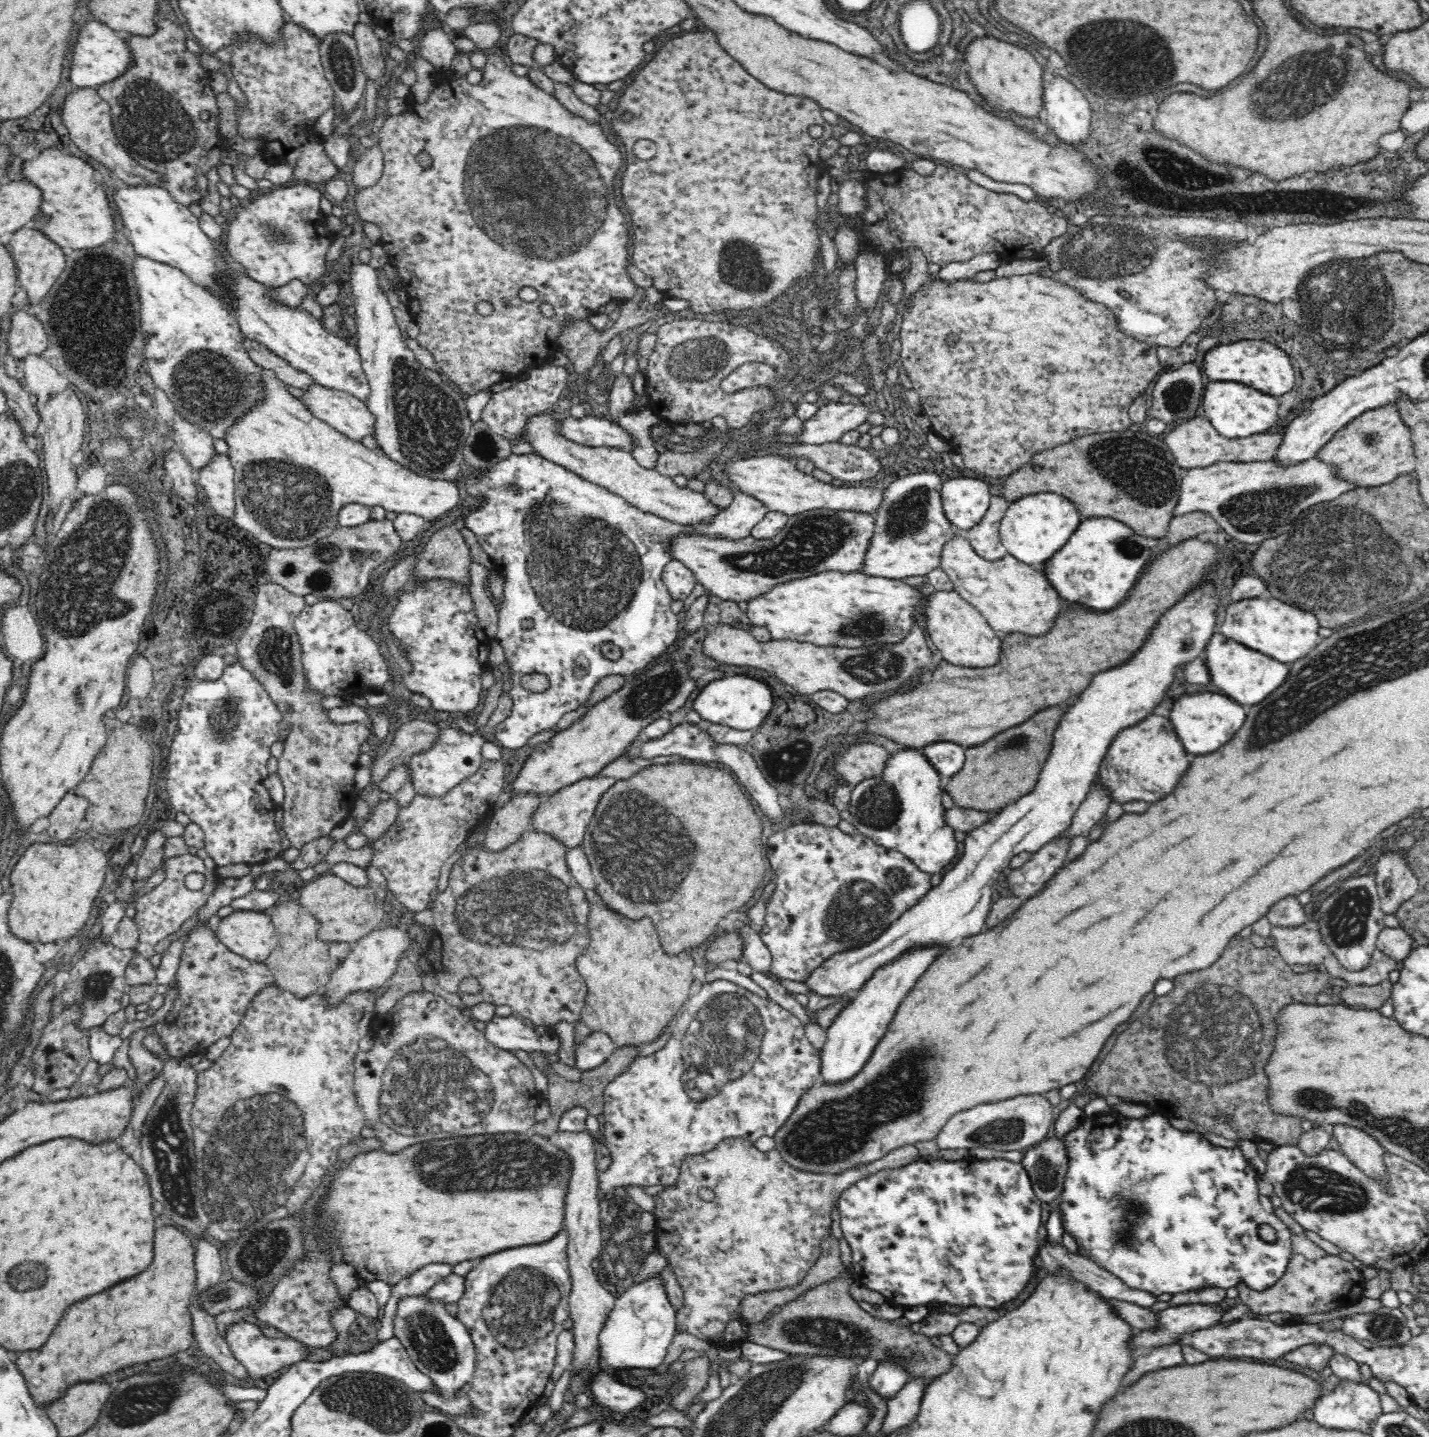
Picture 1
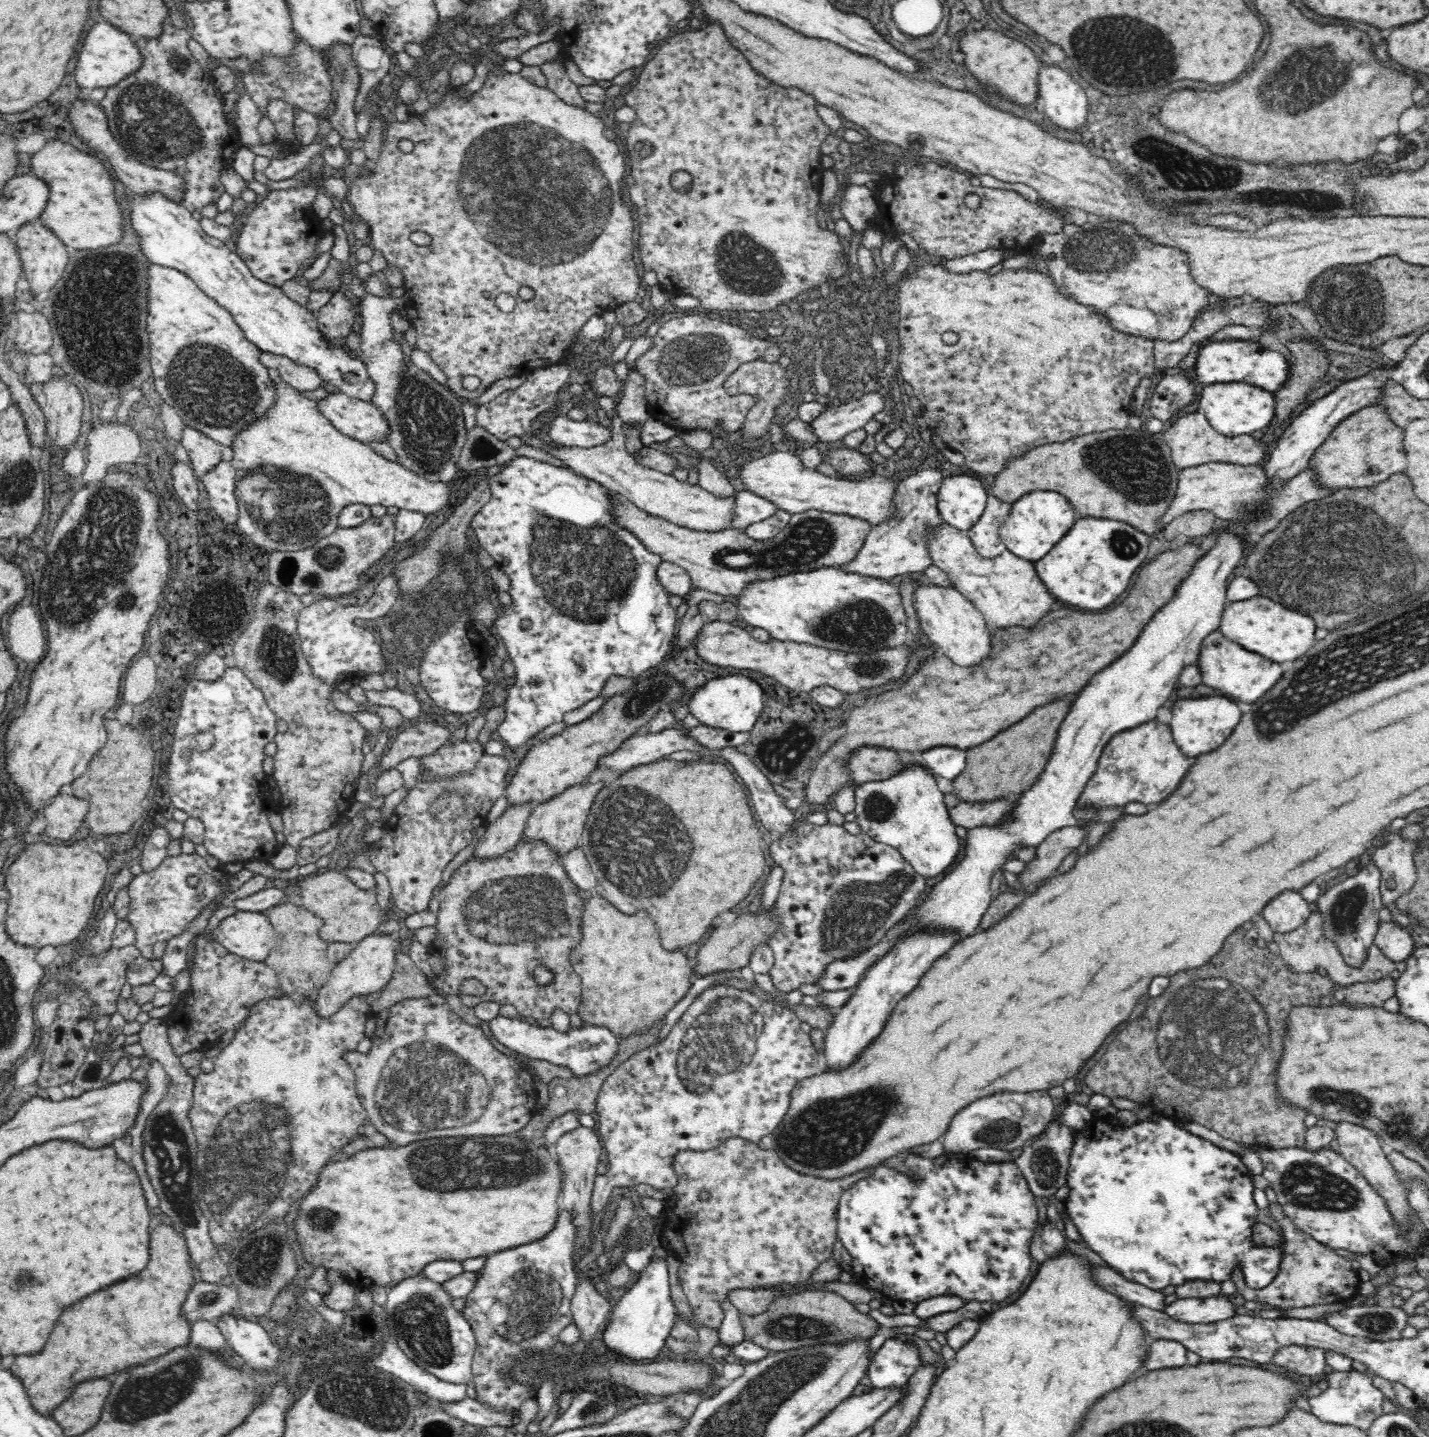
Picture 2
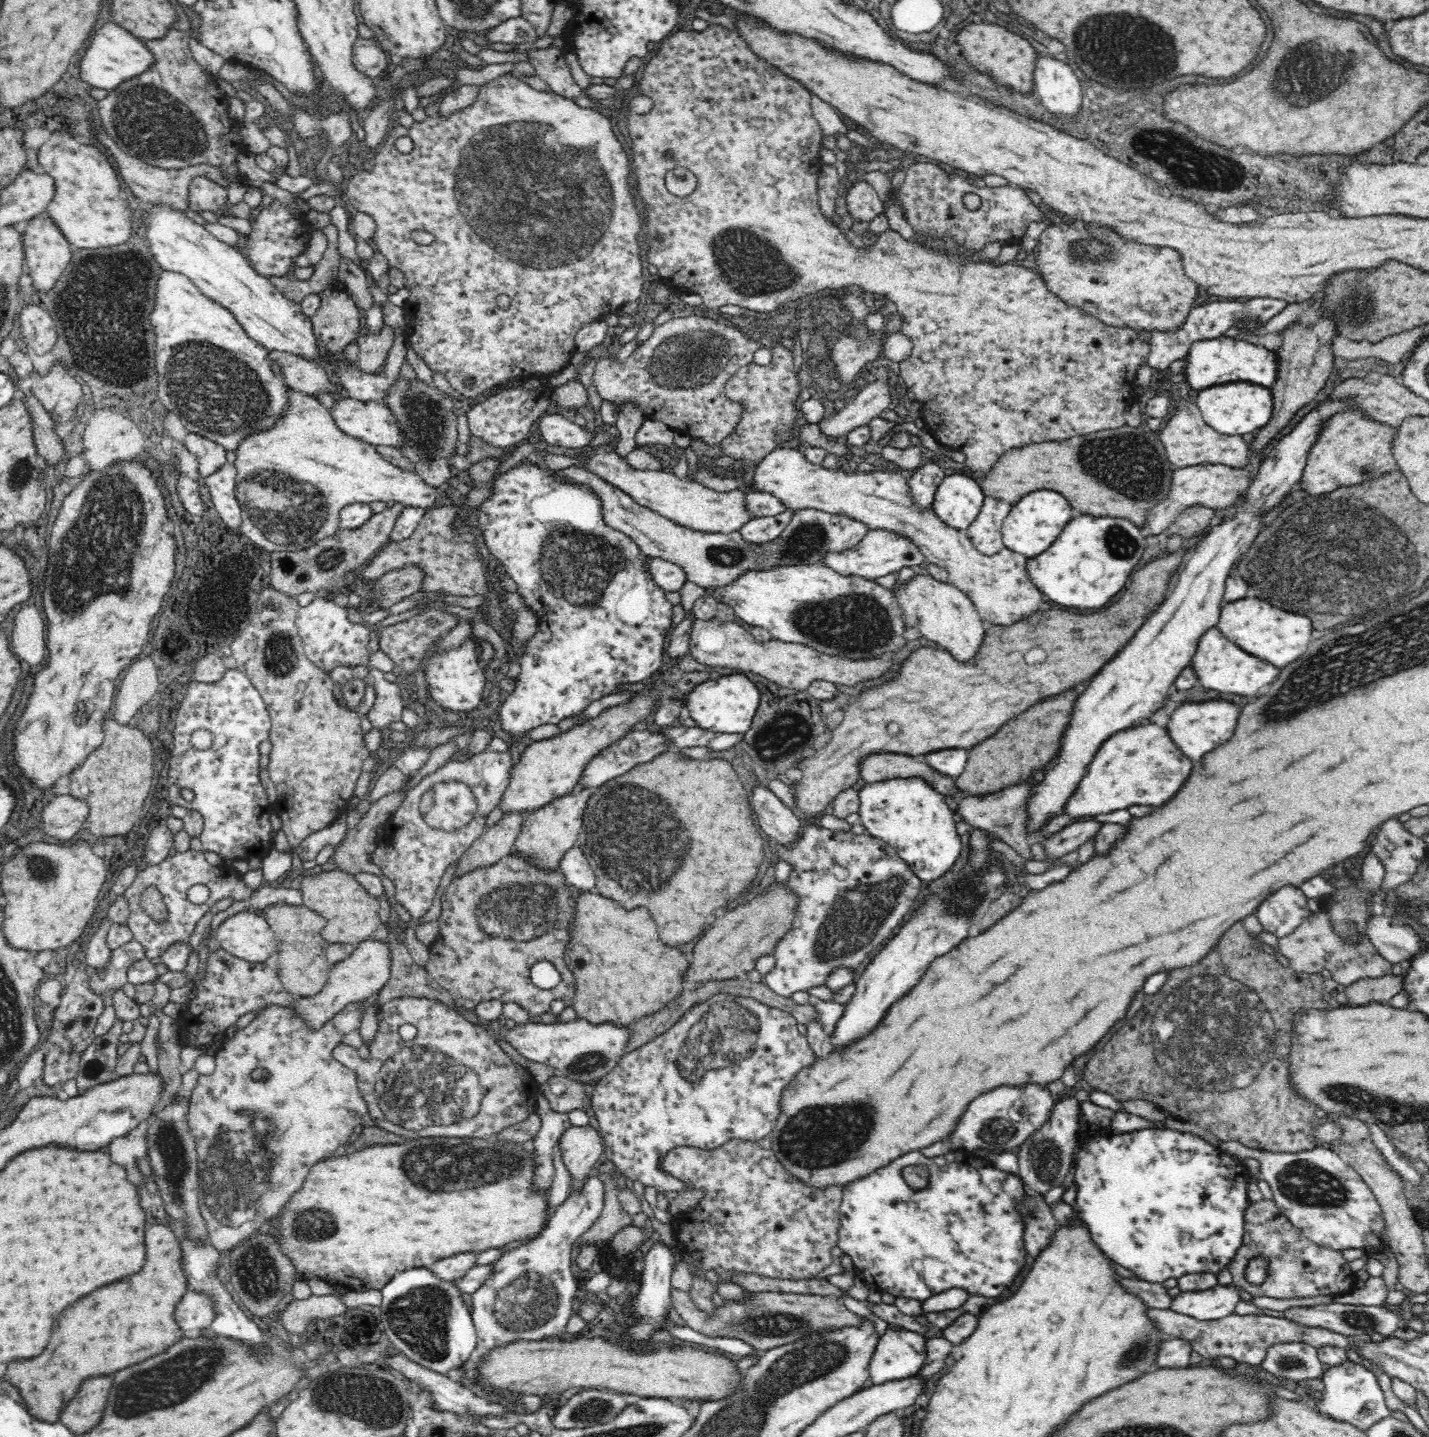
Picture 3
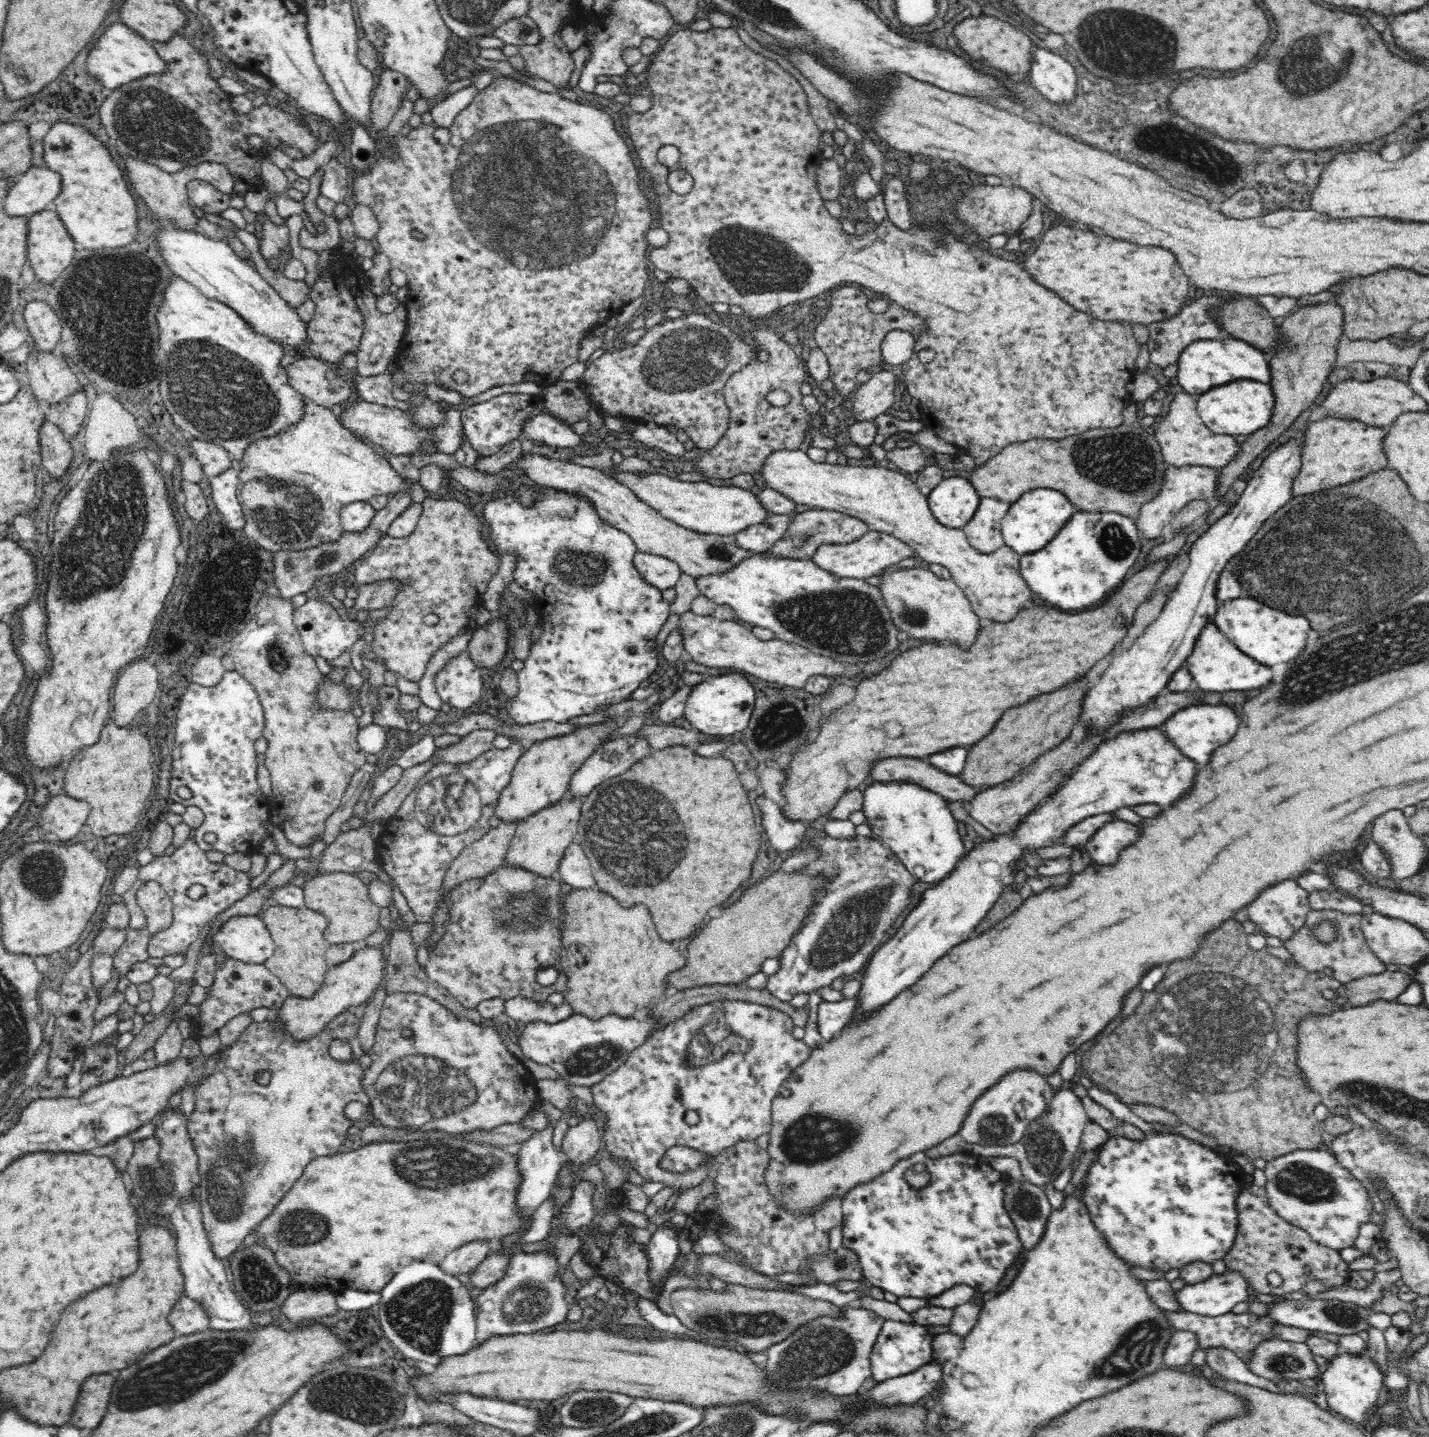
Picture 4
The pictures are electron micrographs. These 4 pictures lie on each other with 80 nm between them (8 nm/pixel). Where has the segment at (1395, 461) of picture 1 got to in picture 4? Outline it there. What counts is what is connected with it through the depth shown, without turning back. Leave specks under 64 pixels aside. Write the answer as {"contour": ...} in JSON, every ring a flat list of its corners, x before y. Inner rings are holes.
{"contour":[[1322,418,1306,425,1299,444,1299,471,1294,477,1291,494,1300,496,1351,483,1371,472,1386,468,1386,458,1380,446,1382,430,1358,420]]}

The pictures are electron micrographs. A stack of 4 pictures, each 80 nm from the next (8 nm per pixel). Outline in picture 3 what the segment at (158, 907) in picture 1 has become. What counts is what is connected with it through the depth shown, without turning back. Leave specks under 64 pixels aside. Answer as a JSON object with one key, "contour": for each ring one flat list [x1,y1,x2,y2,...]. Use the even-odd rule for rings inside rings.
{"contour":[[189,849,186,852,178,851,174,856,168,855,158,864,147,865,144,870,138,871,134,882,124,891,124,898,130,908,126,925,133,936,144,945,148,959,160,958,176,942,187,945,198,922,212,912,216,902,226,898,230,898,232,902,240,902,253,896,255,891,242,878,243,875,230,865,210,865,200,850],[195,884,204,884,209,888,209,897,203,904,194,904,188,900,187,892],[150,885,154,885,164,895,169,911,168,922,160,924,152,921,144,915,143,908,139,905,139,894]]}

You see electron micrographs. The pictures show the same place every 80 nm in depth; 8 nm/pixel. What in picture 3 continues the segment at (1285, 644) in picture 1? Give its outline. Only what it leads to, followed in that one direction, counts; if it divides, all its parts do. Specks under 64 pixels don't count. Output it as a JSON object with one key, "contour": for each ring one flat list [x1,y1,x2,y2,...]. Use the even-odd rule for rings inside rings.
{"contour":[[1242,598,1236,602,1223,602,1217,628,1227,640,1242,648,1244,652,1272,664,1272,666,1286,666,1294,662,1302,652,1306,652,1310,640,1310,620,1306,616,1296,616,1282,612,1262,600,1256,598]]}

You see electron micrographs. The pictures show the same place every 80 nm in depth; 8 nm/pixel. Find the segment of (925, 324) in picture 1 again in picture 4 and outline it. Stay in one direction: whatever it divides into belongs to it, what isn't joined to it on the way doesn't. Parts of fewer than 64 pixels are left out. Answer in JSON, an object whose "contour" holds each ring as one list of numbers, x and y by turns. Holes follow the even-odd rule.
{"contour":[[712,27,703,32,684,29,677,31,668,38,668,41,657,52,656,57,647,66,647,80,644,85,649,86,652,95,652,104,648,110,635,113,628,118,628,129,630,137,634,142,636,155,639,157,640,167,651,176,648,187,655,189,656,200,658,201,659,219,661,228,666,230,669,236,668,243,664,247,650,247,650,265,656,265,658,270,664,271,671,278,684,278,690,286,706,299,707,304,725,302,726,304,740,306,744,310,745,329,748,331,748,341,751,345,751,361,743,366,738,372,730,375,724,385,724,402,730,411,730,419,727,429,718,442,709,449,702,450,691,465,685,465,686,469,692,469,698,476,706,480,716,480,716,478,728,478,741,474,753,474,760,476,762,468,765,467,765,460,773,452,780,450,800,450,806,438,810,438,812,426,814,426,814,416,804,408,800,387,808,378,807,368,798,358,792,348,786,346,782,337,782,318,783,316,770,316,772,312,779,308,796,305,806,298,816,296,818,292,824,292,828,288,841,286,842,283,854,283,858,286,866,287,874,292,887,294,894,302,902,307,917,312,926,319,930,325,930,332,922,334,920,338,915,337,915,354,912,358,902,364,903,378,906,388,913,400,919,403,919,408,923,416,924,426,928,427,934,434,942,440,963,448,967,454,974,458,974,464,984,464,991,456,998,454,1001,450,1012,443,1035,439,1063,439,1072,435,1079,435,1082,432,1093,428,1114,428,1122,425,1122,413,1126,406,1133,400,1128,391,1127,384,1133,379,1136,371,1136,358,1141,350,1142,344,1136,341,1132,333,1132,325,1128,321,1113,321,1098,319,1090,313,1078,310,1068,304,1060,295,1054,291,1044,288,1038,284,1028,273,1024,272,1018,263,1004,260,994,254,990,254,986,248,980,248,980,244,972,244,966,236,958,234,950,222,940,222,940,220,930,220,922,224,914,224,908,230,902,230,894,226,894,222,886,216,882,224,876,224,872,230,866,230,864,234,849,233,843,229,841,220,834,218,823,206,823,199,817,187,817,168,823,160,818,140,820,130,814,118,810,116,808,101,804,89,802,89,798,79,785,71,780,65,753,51,746,45,737,29],[666,145,673,145,680,151,680,159,676,167,684,168,687,176,694,180,692,190,688,194,674,194,668,186,668,174,671,169,660,164,657,160,659,149],[755,323,756,324,753,324],[920,350,932,350,934,360,923,364,918,358,917,352],[760,352,766,352,766,360,760,360],[777,388,784,390,790,396,790,402,784,407,773,406,766,400,766,395]]}

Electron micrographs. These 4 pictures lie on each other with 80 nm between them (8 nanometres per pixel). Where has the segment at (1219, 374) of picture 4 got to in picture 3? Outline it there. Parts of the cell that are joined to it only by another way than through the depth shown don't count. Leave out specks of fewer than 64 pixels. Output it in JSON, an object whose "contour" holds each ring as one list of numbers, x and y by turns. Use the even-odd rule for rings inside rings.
{"contour":[[1214,338,1193,342,1184,357,1186,370,1181,375,1186,379,1192,392,1205,391,1206,388,1229,382,1246,381,1270,386,1274,382,1274,354,1268,349,1246,342,1245,338]]}

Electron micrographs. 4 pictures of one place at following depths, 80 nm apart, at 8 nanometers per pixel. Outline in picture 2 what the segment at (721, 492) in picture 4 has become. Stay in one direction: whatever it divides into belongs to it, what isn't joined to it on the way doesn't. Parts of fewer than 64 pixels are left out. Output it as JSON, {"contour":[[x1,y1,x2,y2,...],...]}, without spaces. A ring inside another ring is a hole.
{"contour":[[626,364,615,365,613,366,613,369,614,372,622,378,622,394,620,394,618,398,613,398,615,409,610,417,611,437,605,443,594,445,590,448,572,448,570,446,561,446,555,443,552,444,552,442,550,444,541,444,536,439,533,440,546,450,546,452,549,452,552,456,562,460,562,464,572,469,576,474,592,479,600,485,624,495,630,502,638,506,638,508,641,508,652,515,662,517,671,523,689,529,694,529,695,531,720,532,722,530,731,529,733,520,736,518,737,495,719,497,714,495,714,493,703,489,700,485,689,484,687,481,680,482,680,480,675,478,672,474,664,474,664,472,650,469,638,464,634,457,626,451,626,445,624,443,624,429,622,427,622,422,620,422,620,419,618,418,617,410,618,402,620,402,620,400,622,400,622,396,624,396,624,390,628,383,630,371]]}

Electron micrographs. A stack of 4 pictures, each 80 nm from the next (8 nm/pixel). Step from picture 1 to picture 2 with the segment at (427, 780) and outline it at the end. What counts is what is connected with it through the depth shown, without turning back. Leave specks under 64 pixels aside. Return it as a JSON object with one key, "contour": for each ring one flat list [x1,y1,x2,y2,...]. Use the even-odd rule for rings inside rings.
{"contour":[[466,739,458,740,451,744,446,742,444,747,441,747,434,755,424,757,420,761,421,780,433,779,442,775,455,775,460,771,469,771,473,764,483,756,483,747,476,740,466,741]]}

